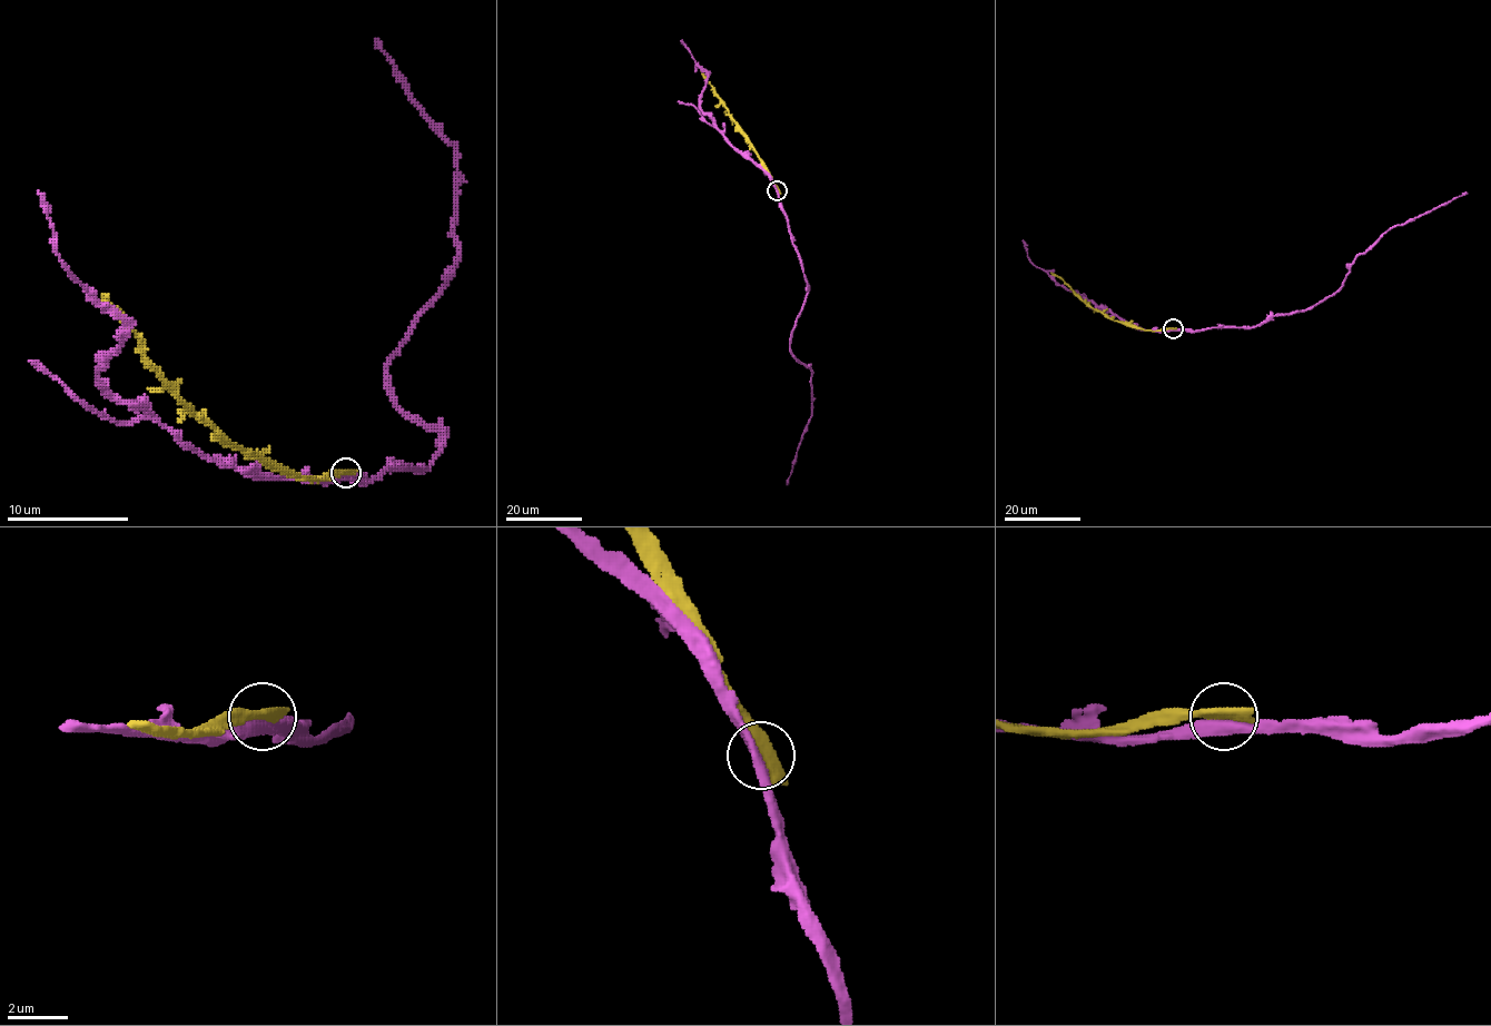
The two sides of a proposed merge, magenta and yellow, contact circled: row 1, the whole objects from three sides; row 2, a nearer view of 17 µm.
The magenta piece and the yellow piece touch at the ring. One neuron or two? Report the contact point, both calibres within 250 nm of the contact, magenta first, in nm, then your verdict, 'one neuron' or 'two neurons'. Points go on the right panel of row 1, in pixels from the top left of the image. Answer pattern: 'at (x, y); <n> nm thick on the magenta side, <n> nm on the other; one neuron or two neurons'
at (1173, 328); 360 nm thick on the magenta side, 420 nm on the other; two neurons

